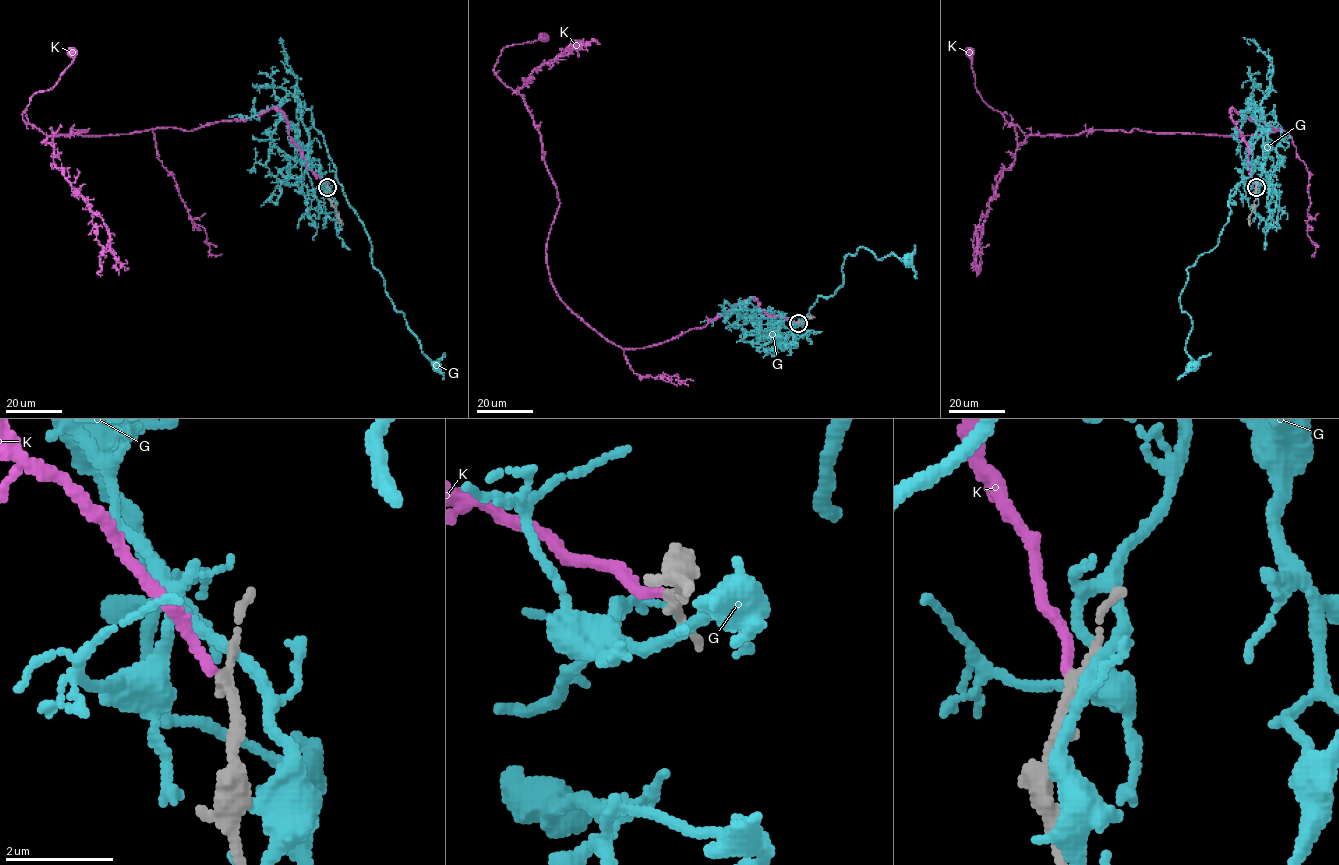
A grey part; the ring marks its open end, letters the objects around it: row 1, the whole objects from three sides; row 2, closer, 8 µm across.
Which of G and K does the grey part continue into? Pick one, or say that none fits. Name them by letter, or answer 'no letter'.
K

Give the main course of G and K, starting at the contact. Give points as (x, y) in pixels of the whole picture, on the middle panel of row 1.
G: (799, 324), (769, 327), (807, 320), (842, 285), (846, 255), (903, 260), (913, 245)
K: (798, 323), (752, 297), (624, 348), (557, 294), (546, 243), (560, 202), (517, 91), (541, 64), (597, 43)

